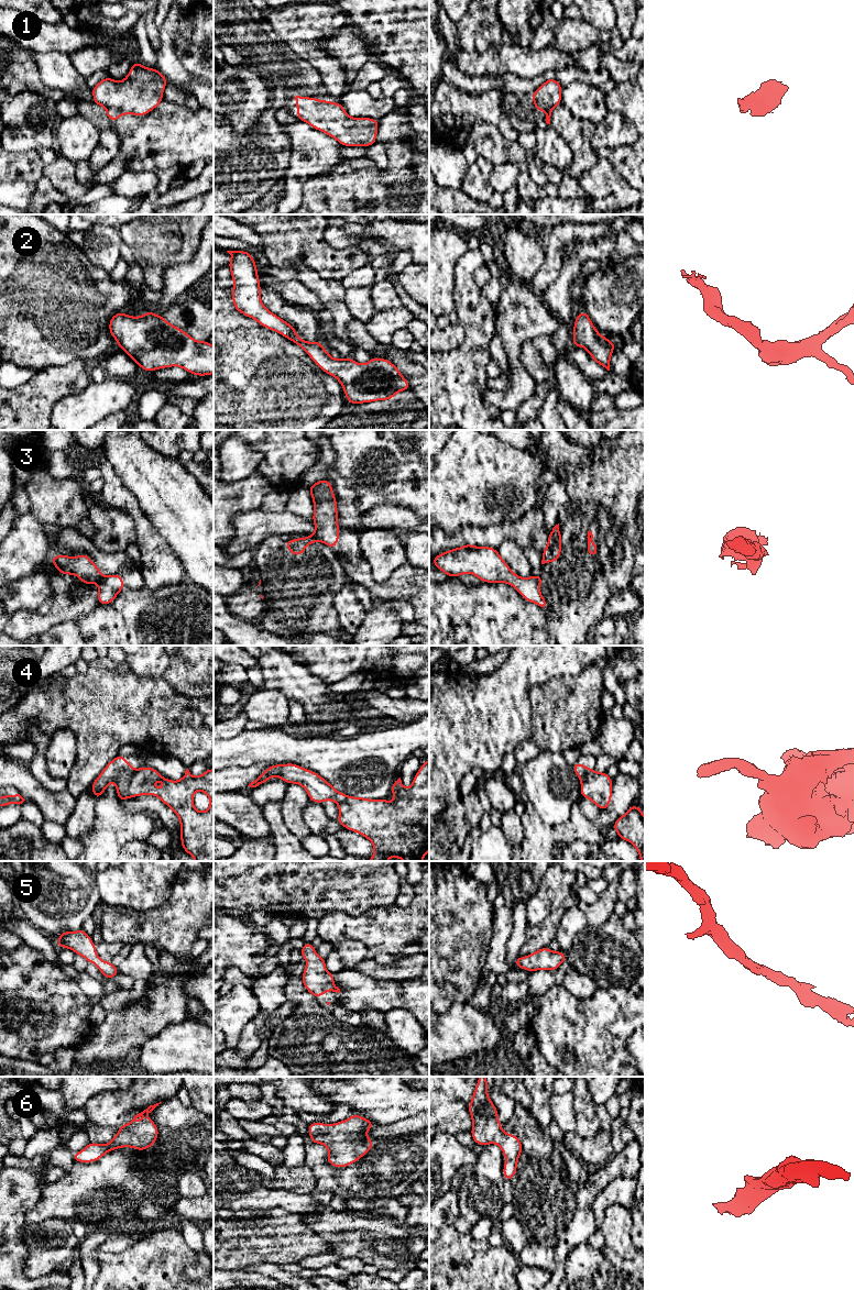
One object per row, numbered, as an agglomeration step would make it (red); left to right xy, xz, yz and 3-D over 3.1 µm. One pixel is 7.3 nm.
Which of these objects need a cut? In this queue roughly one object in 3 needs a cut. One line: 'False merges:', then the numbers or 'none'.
False merges: 3, 4

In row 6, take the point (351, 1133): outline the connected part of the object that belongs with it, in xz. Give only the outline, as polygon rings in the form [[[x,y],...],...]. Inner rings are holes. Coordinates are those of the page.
[[[352,1114],[349,1118],[333,1123],[311,1123],[308,1135],[311,1144],[328,1147],[327,1161],[335,1168],[348,1167],[365,1156],[373,1147],[373,1139],[366,1133],[375,1124],[361,1115]]]

